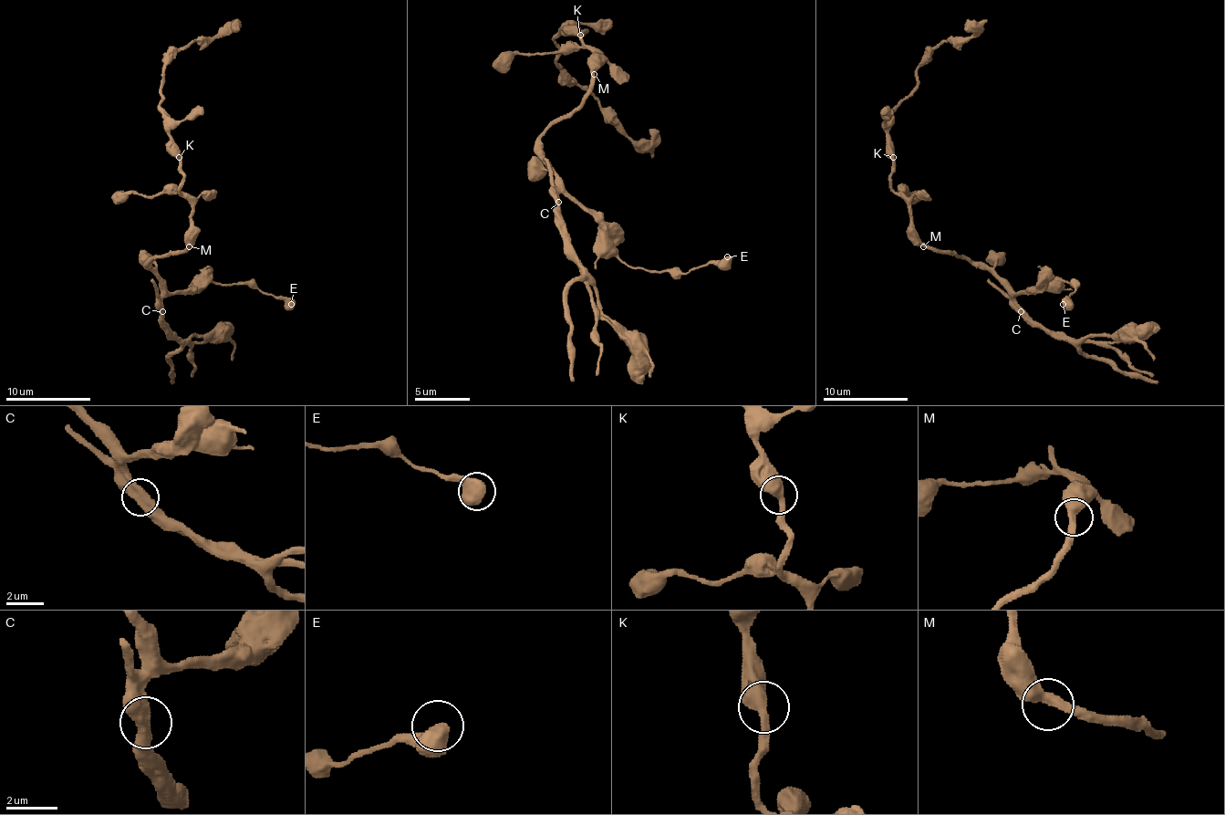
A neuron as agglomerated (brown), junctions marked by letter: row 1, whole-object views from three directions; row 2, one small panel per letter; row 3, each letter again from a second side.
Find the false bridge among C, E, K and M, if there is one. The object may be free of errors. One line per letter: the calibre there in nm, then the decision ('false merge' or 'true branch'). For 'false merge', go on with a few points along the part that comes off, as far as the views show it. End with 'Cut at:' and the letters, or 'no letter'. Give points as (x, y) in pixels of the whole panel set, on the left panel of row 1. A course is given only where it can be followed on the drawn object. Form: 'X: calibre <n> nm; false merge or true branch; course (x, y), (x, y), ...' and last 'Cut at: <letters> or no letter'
C: calibre 500 nm; false merge; course (161, 312), (161, 320), (179, 339), (189, 336), (230, 339), (233, 346), (232, 361)
E: calibre 550 nm; true branch
K: calibre 500 nm; true branch
M: calibre 480 nm; true branch
Cut at: C

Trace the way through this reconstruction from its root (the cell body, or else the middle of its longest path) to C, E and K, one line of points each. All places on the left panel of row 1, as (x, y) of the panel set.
C: (187, 242), (182, 251), (158, 255), (149, 264), (149, 270), (161, 285), (161, 312)
E: (187, 242), (182, 251), (158, 255), (149, 264), (170, 293), (192, 293), (206, 282), (254, 285), (291, 304)
K: (187, 242), (192, 229), (192, 203), (181, 193), (182, 172), (179, 157)

